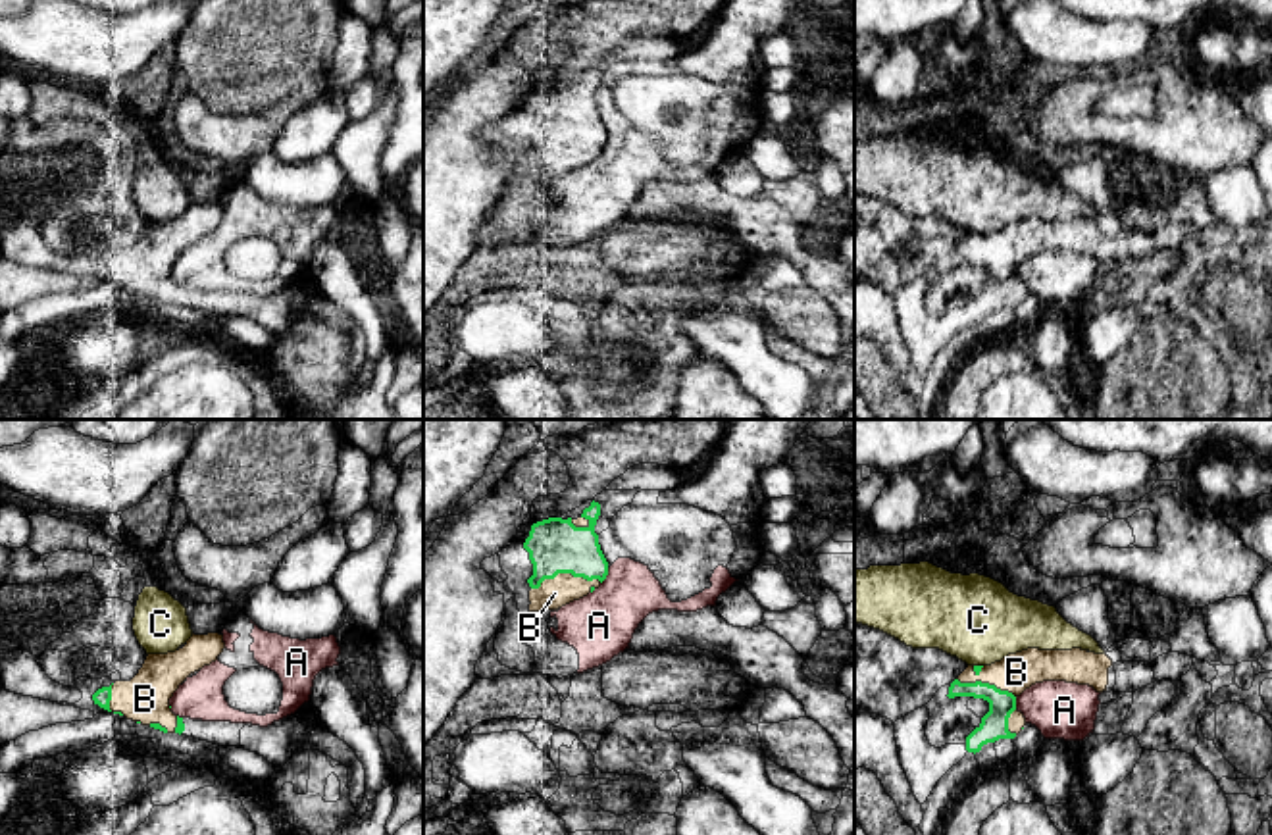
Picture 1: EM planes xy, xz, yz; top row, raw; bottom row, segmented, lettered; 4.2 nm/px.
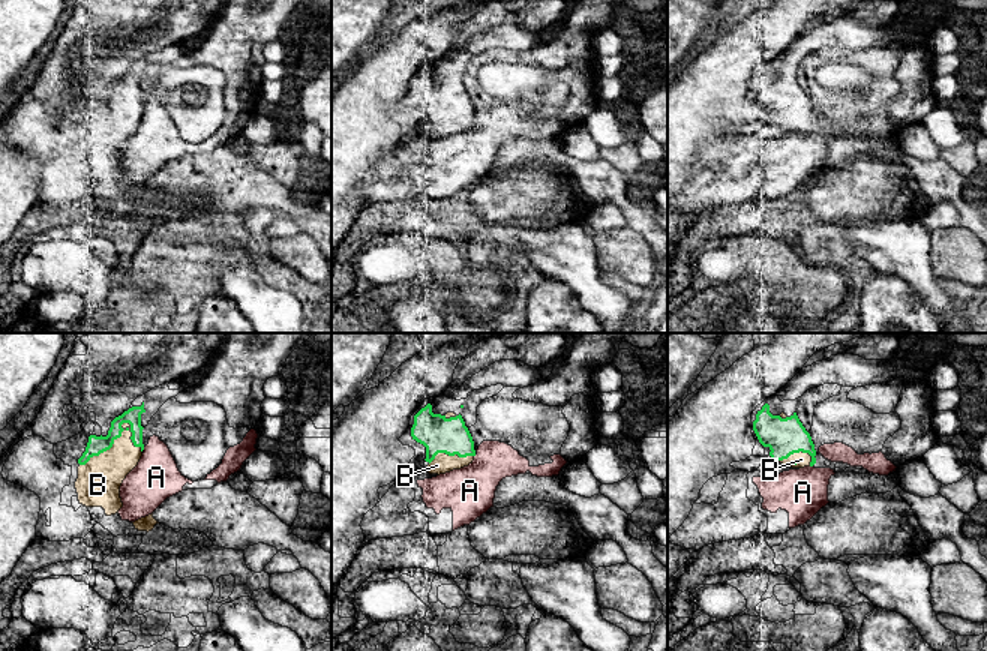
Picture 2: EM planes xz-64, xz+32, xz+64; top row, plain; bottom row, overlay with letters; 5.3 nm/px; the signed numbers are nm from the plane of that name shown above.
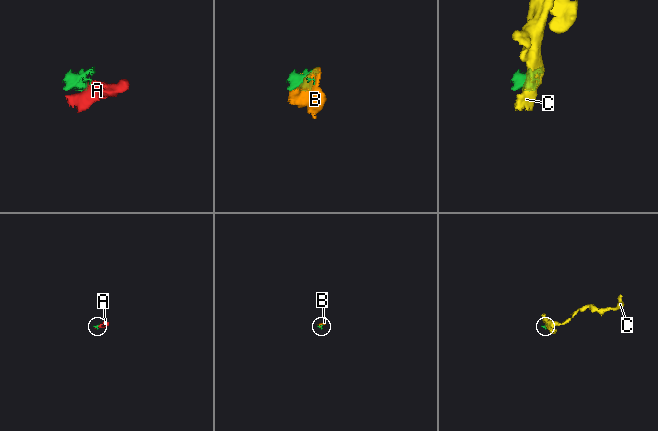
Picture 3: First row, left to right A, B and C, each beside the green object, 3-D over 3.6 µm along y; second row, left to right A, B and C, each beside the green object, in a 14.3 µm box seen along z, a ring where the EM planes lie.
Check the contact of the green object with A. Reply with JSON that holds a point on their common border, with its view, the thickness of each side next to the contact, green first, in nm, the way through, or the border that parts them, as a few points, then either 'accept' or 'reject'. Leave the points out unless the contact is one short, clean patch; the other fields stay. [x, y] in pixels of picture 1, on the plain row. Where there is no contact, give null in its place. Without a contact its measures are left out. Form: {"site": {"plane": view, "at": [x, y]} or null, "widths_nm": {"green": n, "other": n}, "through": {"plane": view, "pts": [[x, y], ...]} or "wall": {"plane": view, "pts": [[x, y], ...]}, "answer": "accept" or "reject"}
{"site": {"plane": "xz", "at": [607, 143]}, "widths_nm": {"green": 240, "other": 280}, "wall": {"plane": "xz", "pts": [[609, 137], [601, 152]]}, "answer": "reject"}

